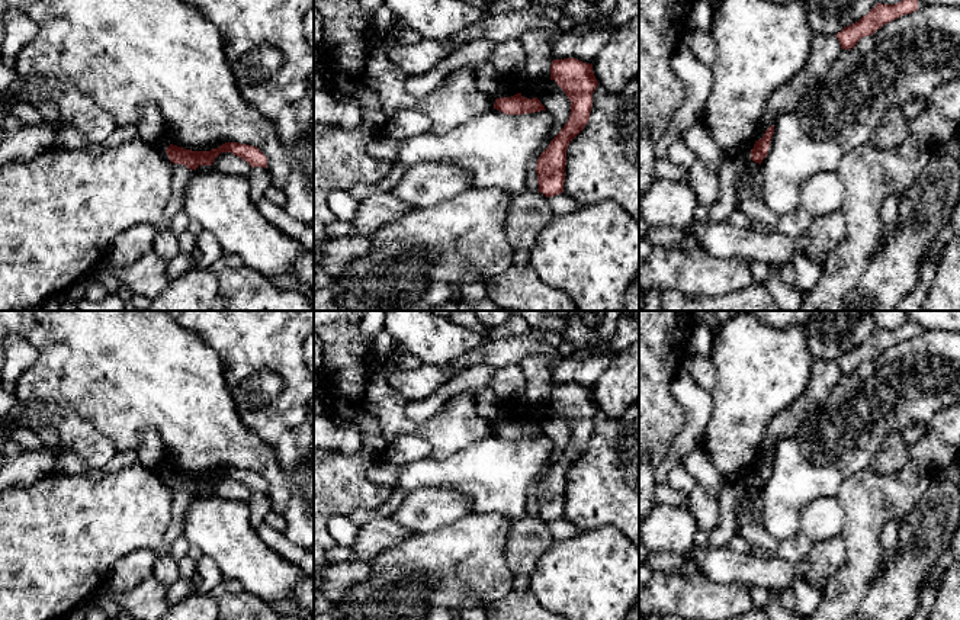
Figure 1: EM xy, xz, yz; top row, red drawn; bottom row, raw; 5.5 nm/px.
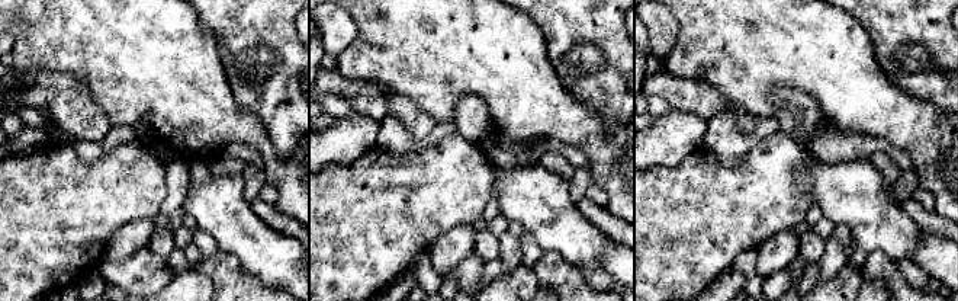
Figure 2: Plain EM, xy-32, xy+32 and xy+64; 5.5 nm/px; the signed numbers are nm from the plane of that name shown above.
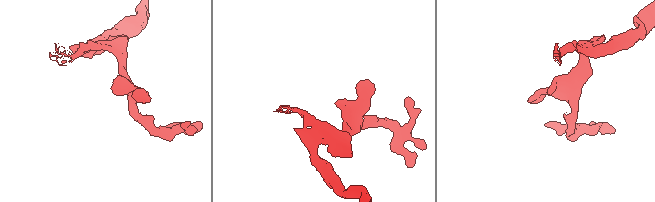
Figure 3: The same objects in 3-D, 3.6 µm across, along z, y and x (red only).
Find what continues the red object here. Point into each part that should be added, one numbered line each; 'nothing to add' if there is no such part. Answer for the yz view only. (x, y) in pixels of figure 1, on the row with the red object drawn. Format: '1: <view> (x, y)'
nothing to add

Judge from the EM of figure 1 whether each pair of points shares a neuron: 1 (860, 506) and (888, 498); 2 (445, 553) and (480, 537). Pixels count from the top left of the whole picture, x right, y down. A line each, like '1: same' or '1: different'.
1: same
2: same

